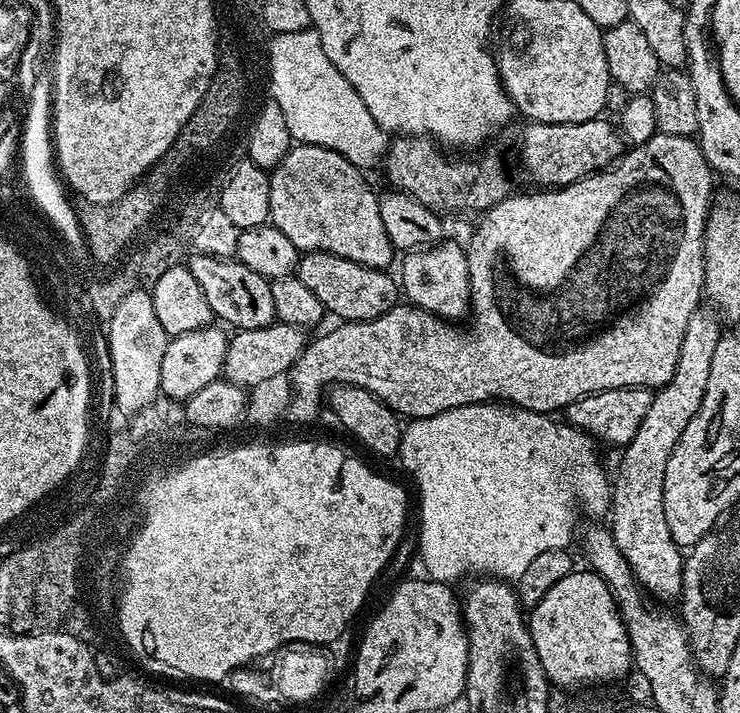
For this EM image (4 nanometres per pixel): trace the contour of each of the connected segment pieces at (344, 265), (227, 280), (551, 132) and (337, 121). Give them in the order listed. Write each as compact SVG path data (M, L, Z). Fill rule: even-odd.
M306 252L301 255L295 276L321 300L325 313L332 312L340 322L373 320L395 308L398 303L398 280L391 271L362 266L350 258L338 258L329 252Z
M192 254L187 257L186 266L190 274L194 274L198 286L202 286L202 294L206 294L206 302L210 302L210 310L217 321L223 322L232 330L258 330L262 326L273 323L276 320L276 311L272 305L272 285L267 276L254 274L250 266L242 266L235 258L222 256L201 256Z
M604 119L561 124L525 123L520 160L529 178L537 180L540 186L563 186L613 167L624 155L626 141L616 124Z
M311 27L300 33L282 33L271 37L272 45L266 48L266 65L272 75L272 92L270 98L278 102L282 109L282 118L286 118L286 130L290 130L293 141L296 144L313 144L314 146L326 146L326 150L334 150L346 158L354 167L361 170L369 170L381 163L388 155L390 143L389 133L384 132L378 122L366 110L366 102L358 98L358 90L342 78L338 66L326 58L326 50L322 50L322 38Z

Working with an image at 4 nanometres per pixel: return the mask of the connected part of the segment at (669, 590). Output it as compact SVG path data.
M701 306L694 314L690 314L690 322L686 322L686 334L682 334L682 350L678 350L678 366L674 366L674 374L670 382L653 395L650 410L646 412L646 418L642 418L642 426L638 428L638 434L629 444L623 445L620 456L620 469L614 472L612 484L612 507L610 509L610 531L618 550L622 550L622 558L630 566L634 578L640 587L653 601L681 599L683 590L683 568L685 553L679 544L674 542L670 534L670 526L666 522L666 510L664 509L664 479L666 478L666 462L670 462L670 454L690 418L698 414L698 406L702 406L702 398L706 394L706 386L710 383L710 365L714 362L714 350L718 350L718 342L722 335L721 317L717 309L712 306Z

